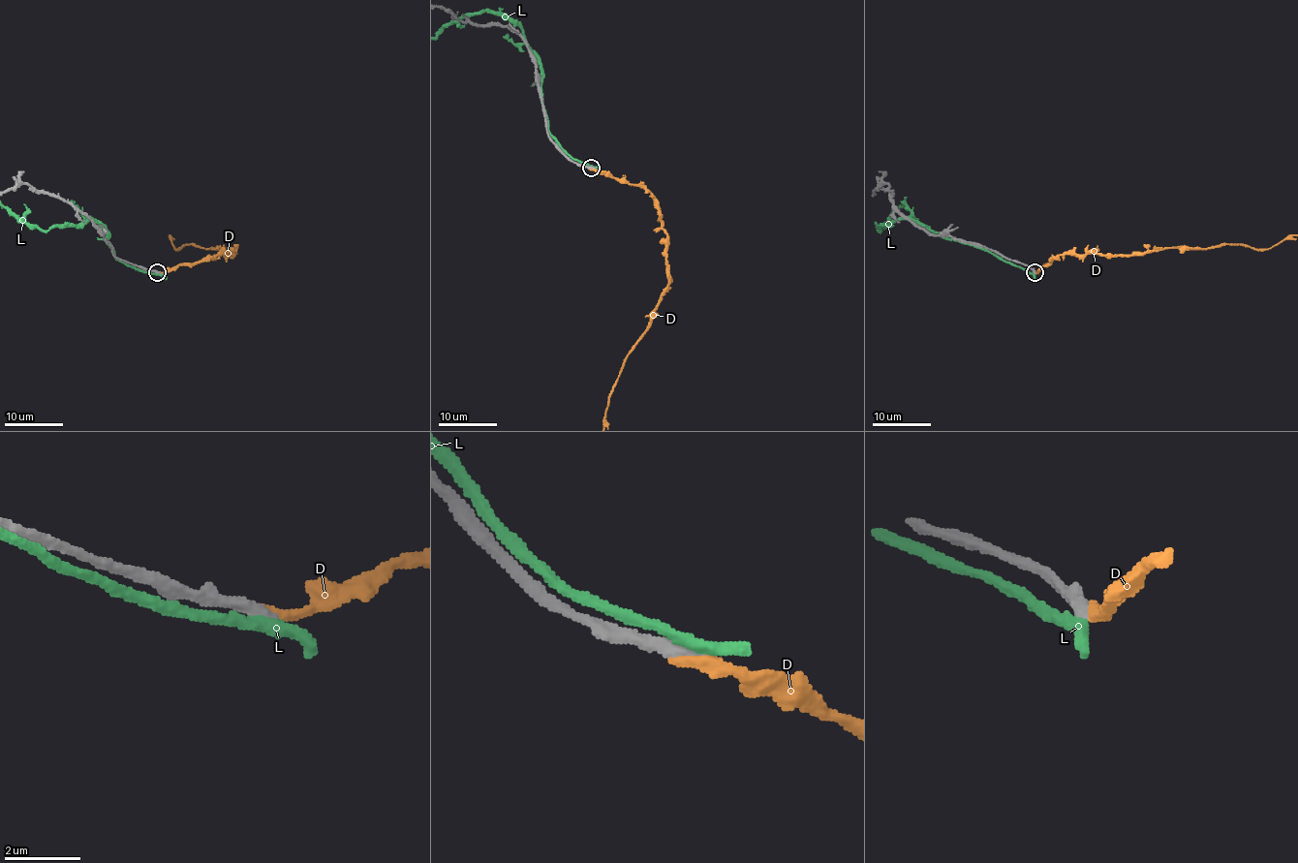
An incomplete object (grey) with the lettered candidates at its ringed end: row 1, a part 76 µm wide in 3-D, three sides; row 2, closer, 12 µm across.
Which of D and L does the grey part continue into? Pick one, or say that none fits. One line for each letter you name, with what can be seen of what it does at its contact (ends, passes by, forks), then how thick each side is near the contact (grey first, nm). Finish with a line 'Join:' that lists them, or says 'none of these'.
D: it ends | 420/400 nm
Join: D

